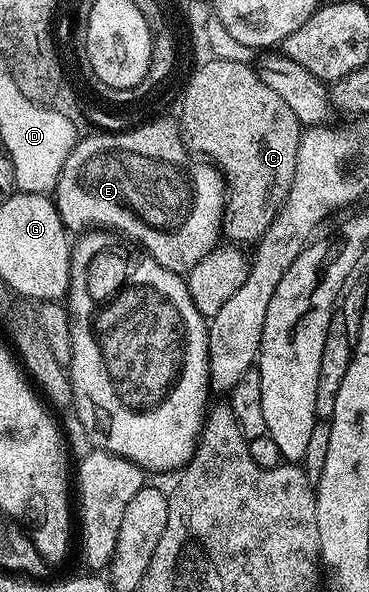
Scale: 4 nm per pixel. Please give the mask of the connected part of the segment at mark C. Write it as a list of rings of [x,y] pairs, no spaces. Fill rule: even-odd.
[[[220,58],[190,85],[185,128],[190,146],[207,152],[210,164],[221,173],[226,194],[222,236],[238,246],[253,245],[272,226],[292,190],[304,131],[299,116],[272,86],[264,86],[253,67]]]

